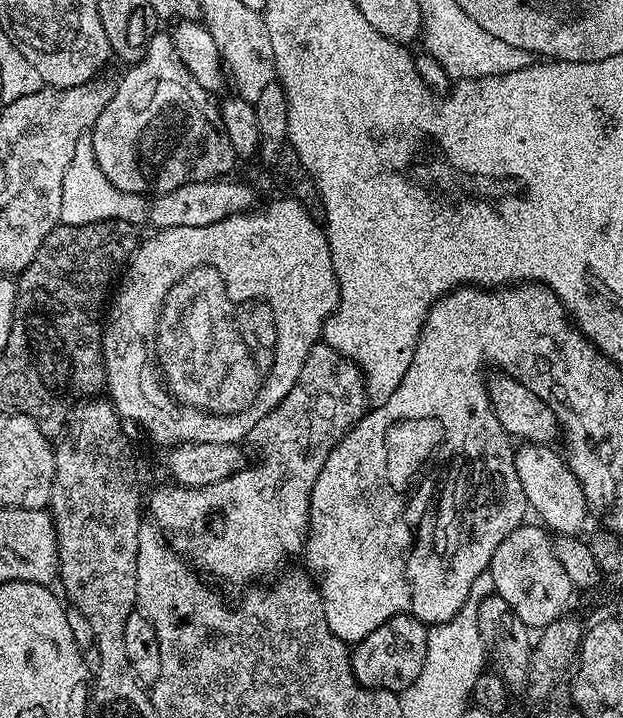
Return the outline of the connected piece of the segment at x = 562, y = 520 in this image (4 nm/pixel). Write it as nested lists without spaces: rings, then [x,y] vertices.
[[[521,443],[515,449],[518,478],[528,499],[528,507],[537,512],[539,523],[545,529],[561,536],[576,536],[590,517],[590,509],[578,478],[569,468],[567,459],[547,444]]]

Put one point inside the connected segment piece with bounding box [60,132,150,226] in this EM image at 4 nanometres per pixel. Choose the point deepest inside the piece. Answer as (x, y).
(87, 195)

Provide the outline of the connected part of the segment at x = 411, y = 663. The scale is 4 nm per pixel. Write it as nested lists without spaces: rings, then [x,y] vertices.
[[[395,616],[386,622],[382,622],[382,626],[378,626],[378,630],[366,634],[366,638],[355,641],[351,653],[352,673],[356,681],[364,688],[384,688],[388,692],[397,694],[403,692],[405,688],[409,688],[414,682],[414,678],[418,678],[418,674],[422,674],[422,666],[426,666],[428,630],[429,625],[424,624],[418,618]]]

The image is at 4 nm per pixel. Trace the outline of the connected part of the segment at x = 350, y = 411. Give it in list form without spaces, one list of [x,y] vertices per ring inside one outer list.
[[[318,342],[310,354],[306,354],[302,374],[298,374],[298,382],[294,382],[290,394],[286,394],[286,398],[282,398],[282,402],[278,402],[278,406],[274,406],[274,410],[248,432],[247,443],[252,443],[260,451],[256,468],[241,466],[232,476],[205,488],[160,488],[146,500],[147,511],[148,508],[152,511],[151,519],[170,541],[171,547],[205,577],[217,576],[240,589],[275,577],[275,572],[291,556],[299,557],[303,553],[304,545],[308,543],[308,511],[314,482],[318,482],[318,474],[322,474],[330,450],[334,450],[334,446],[338,446],[344,435],[364,417],[369,404],[370,393],[360,367],[350,358],[338,354],[331,344]]]

